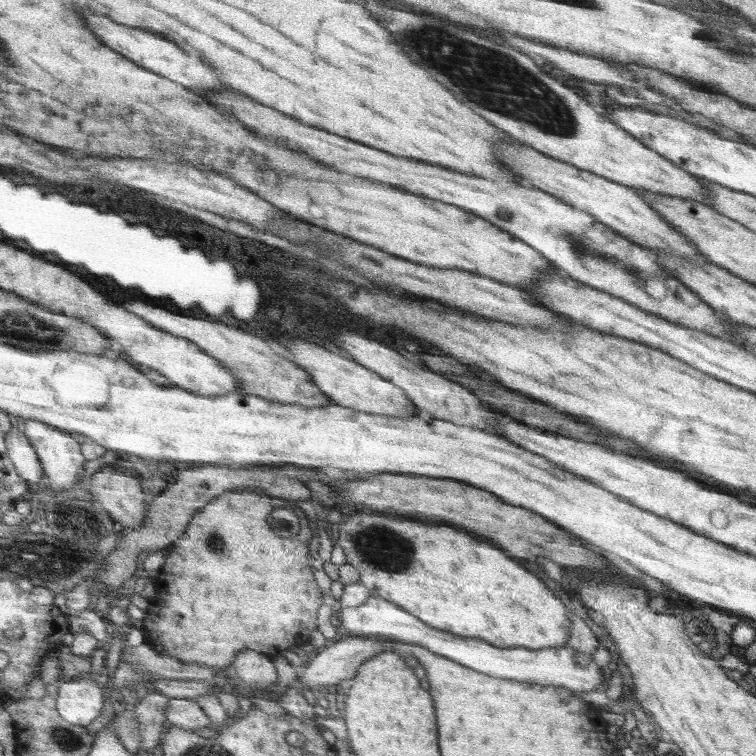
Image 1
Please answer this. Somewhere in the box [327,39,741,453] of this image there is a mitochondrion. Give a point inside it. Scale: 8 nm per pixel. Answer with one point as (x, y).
(579, 246)

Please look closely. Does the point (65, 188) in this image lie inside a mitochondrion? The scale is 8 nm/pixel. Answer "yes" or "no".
no

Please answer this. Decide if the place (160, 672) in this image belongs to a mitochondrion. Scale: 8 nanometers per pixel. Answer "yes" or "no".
no

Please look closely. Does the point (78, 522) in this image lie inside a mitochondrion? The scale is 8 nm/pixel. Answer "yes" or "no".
yes

